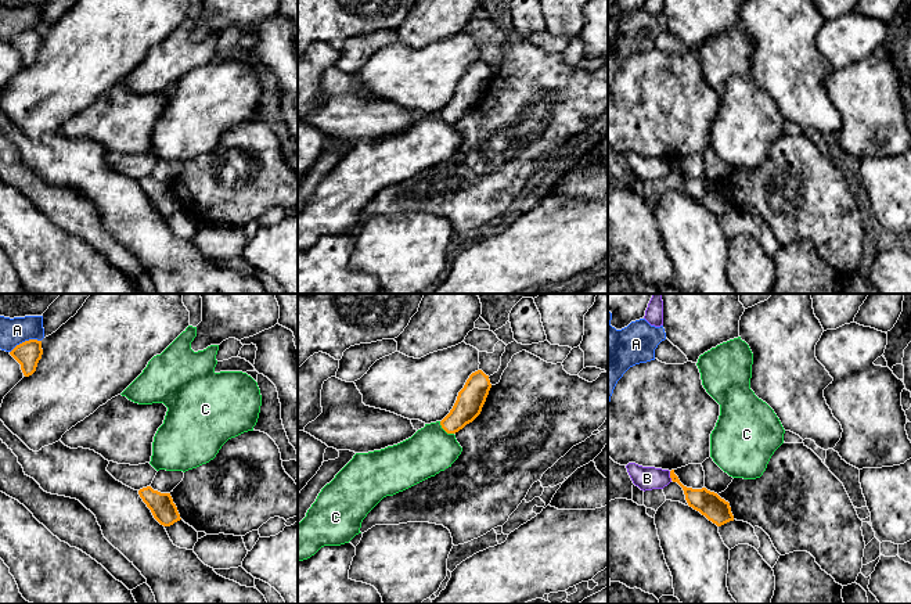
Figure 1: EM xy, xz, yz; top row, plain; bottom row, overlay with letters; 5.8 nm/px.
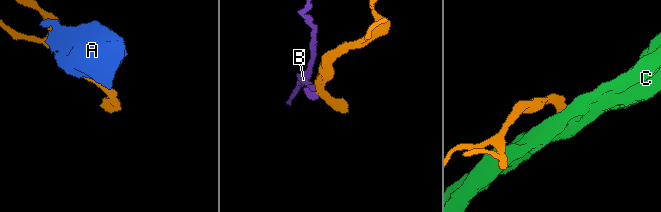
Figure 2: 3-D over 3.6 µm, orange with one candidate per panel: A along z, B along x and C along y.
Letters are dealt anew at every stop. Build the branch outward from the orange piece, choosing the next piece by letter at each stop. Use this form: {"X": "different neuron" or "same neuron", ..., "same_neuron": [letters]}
{"A": "different neuron", "B": "different neuron", "C": "different neuron", "same_neuron": []}

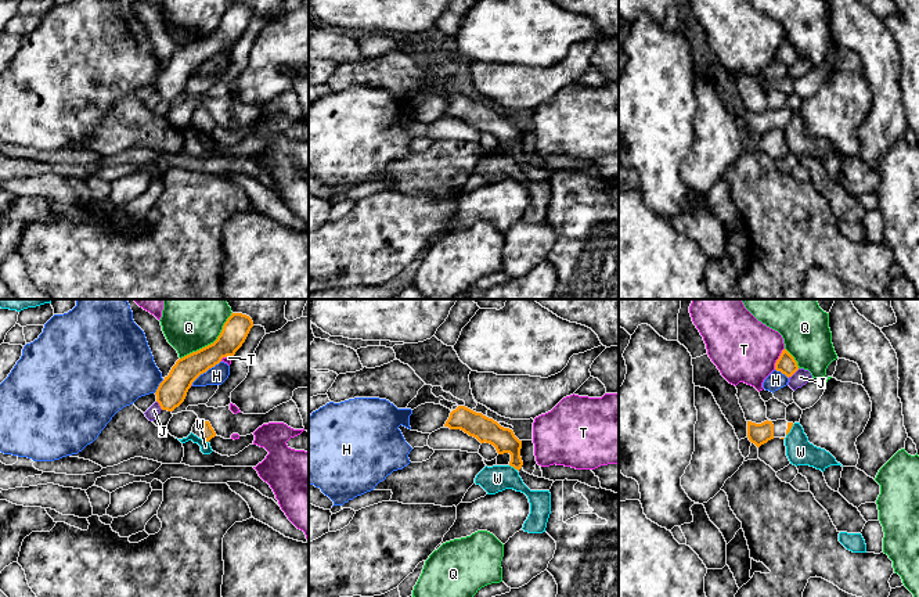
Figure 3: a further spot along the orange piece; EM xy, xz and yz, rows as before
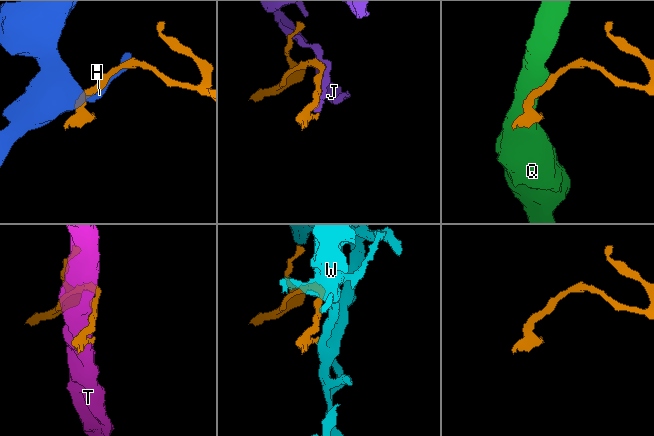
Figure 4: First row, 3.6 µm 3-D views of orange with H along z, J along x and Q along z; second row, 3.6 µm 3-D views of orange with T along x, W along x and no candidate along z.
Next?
{"H": "different neuron", "J": "different neuron", "Q": "different neuron", "T": "different neuron", "W": "different neuron", "same_neuron": []}

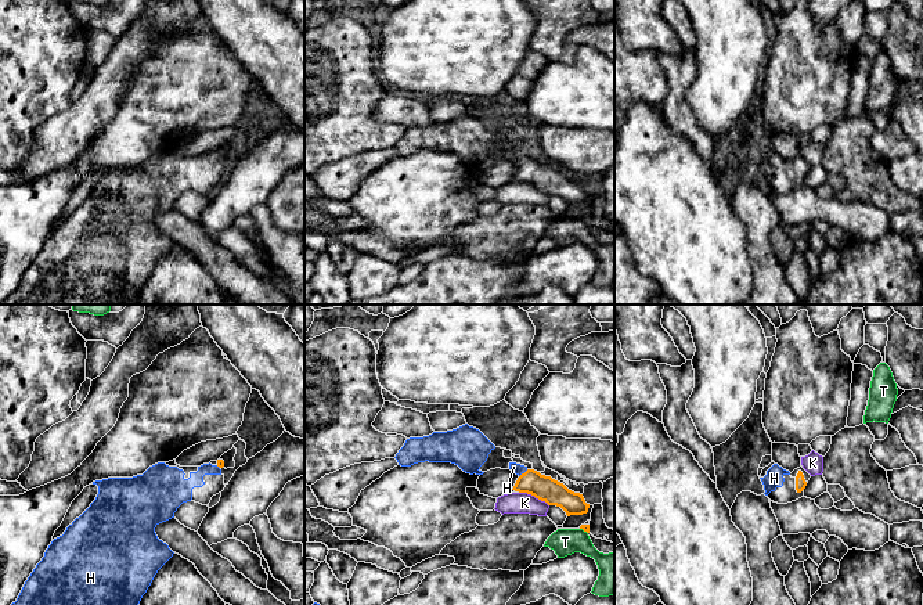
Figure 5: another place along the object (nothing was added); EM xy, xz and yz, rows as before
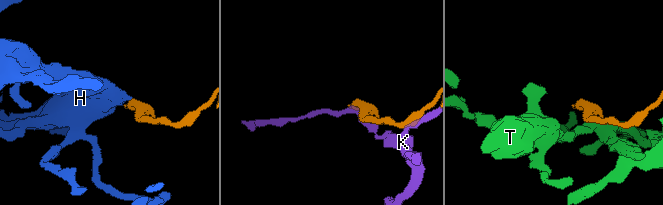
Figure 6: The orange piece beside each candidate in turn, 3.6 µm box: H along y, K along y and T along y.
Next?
{"H": "same neuron", "K": "different neuron", "T": "different neuron", "same_neuron": ["H"]}

